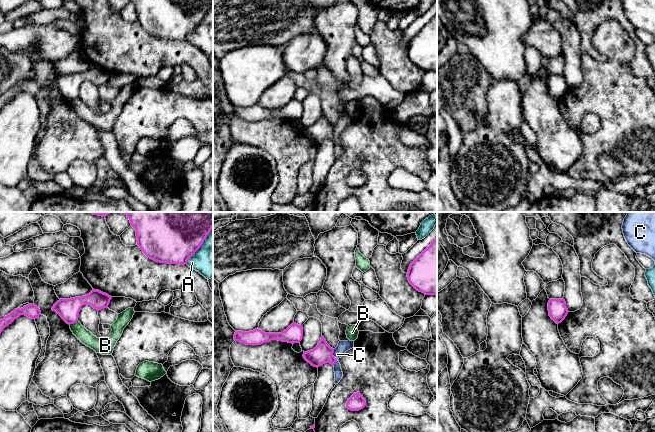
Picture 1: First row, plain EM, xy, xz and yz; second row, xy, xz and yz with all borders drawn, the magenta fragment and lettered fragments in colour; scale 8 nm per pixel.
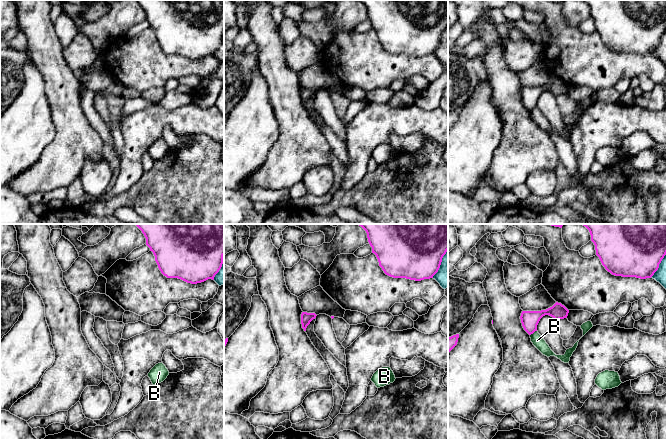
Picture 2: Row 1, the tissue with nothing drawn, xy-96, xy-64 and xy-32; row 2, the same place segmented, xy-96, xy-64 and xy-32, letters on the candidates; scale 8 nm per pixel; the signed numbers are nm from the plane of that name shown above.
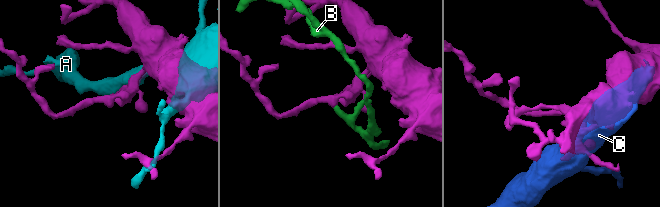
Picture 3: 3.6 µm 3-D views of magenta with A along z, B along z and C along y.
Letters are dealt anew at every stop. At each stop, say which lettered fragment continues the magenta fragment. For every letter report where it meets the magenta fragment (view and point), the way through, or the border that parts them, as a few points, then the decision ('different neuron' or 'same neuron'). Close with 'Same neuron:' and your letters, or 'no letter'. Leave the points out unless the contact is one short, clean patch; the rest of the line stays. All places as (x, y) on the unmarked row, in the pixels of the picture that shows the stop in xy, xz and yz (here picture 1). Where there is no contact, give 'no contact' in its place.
A: contact xy (201, 20); different neuron
B: contact xy (73, 98); border xy (77, 96), (69, 100); different neuron
C: contact xz (334, 133); different neuron
Same neuron: no letter

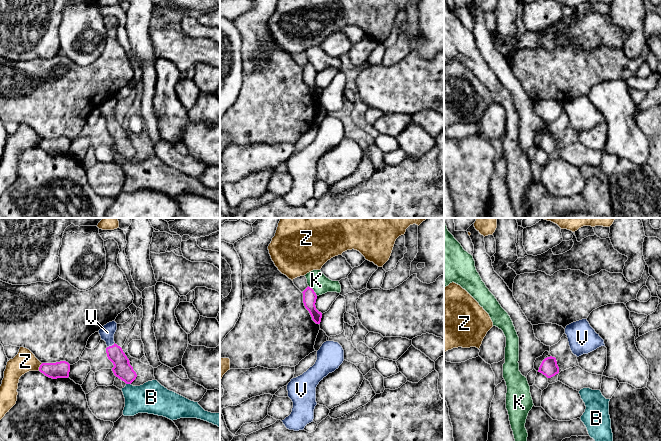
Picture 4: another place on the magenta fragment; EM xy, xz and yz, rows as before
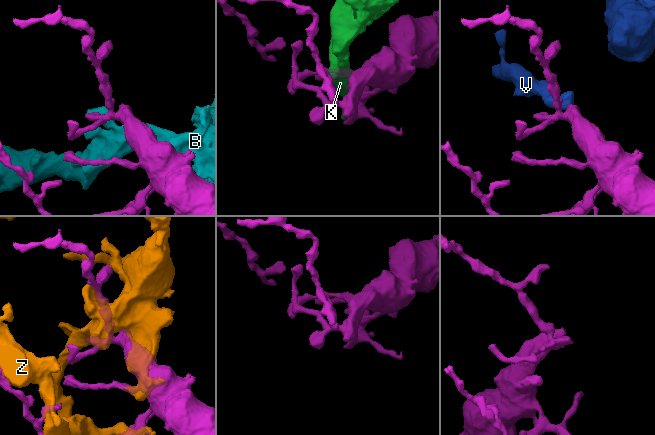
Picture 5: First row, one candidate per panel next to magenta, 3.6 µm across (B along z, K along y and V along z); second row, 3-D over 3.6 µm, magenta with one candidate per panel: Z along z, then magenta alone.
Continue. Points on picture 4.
B: contact xy (128, 159); different neuron
K: contact xz (313, 66); different neuron
V: contact xy (110, 122); way xy (122, 145), (120, 136), (110, 122), (107, 108); same neuron
Z: contact xy (39, 143); different neuron
Same neuron: V

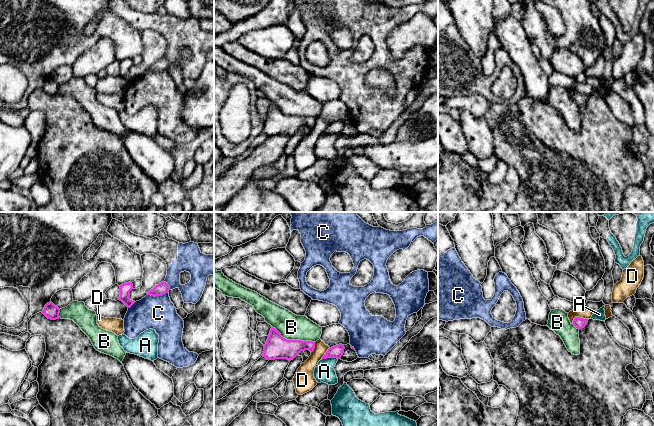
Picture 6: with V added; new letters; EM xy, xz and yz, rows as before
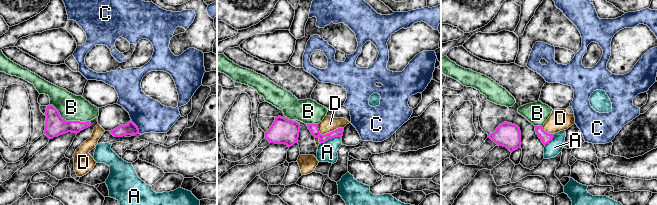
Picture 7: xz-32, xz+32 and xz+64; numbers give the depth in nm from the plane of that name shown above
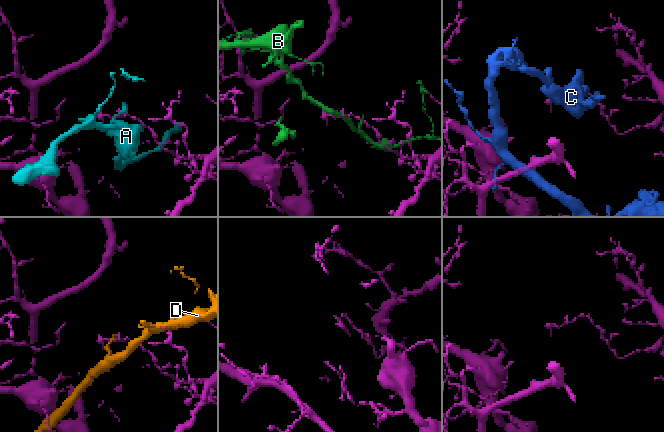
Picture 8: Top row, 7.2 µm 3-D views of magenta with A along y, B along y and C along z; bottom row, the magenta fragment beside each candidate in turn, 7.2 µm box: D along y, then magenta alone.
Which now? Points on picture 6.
A: contact xz (329, 133); border xz (337, 134), (322, 135); different neuron
B: contact xz (293, 116); different neuron
C: contact xy (157, 71); different neuron
D: contact yz (578, 93); different neuron
Same neuron: no letter

